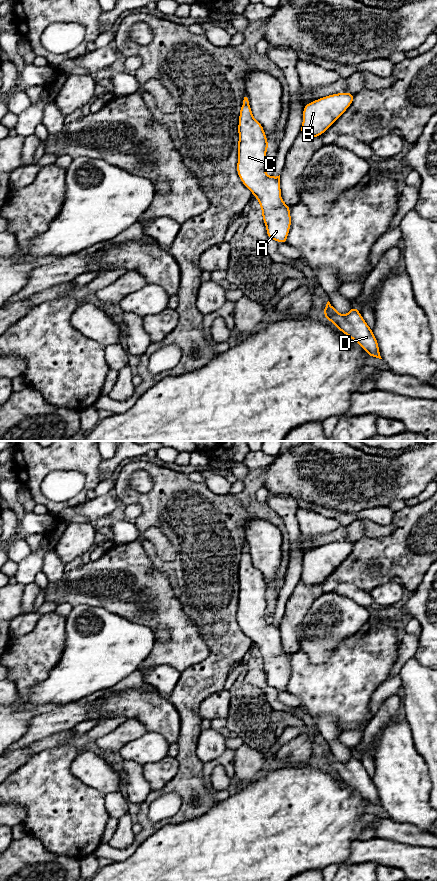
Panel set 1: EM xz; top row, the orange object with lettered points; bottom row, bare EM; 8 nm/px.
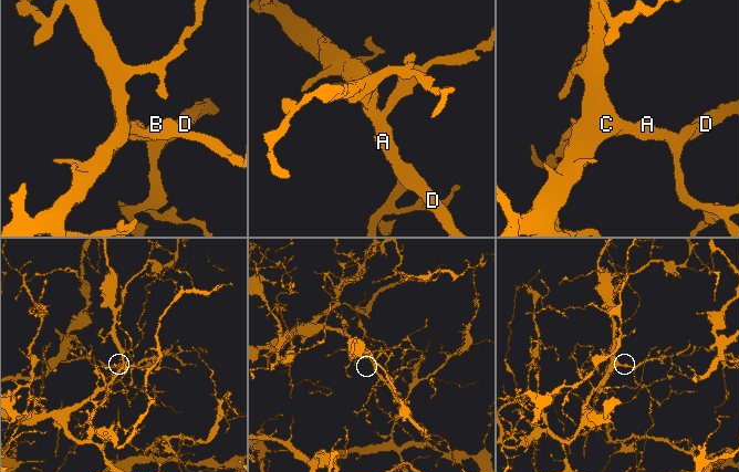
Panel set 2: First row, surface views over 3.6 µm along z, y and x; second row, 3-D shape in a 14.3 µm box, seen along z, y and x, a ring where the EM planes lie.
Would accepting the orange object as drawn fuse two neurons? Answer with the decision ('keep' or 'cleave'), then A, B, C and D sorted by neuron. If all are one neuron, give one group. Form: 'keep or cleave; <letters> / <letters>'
keep; A B C D

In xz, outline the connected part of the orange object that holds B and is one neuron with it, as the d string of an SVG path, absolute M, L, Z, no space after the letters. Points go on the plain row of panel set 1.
M336 541L306 552L300 582L308 587L322 583L352 552L354 541Z

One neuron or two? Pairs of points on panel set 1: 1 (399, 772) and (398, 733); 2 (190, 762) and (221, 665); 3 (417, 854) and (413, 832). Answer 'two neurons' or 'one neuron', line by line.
1: one neuron
2: one neuron
3: two neurons

